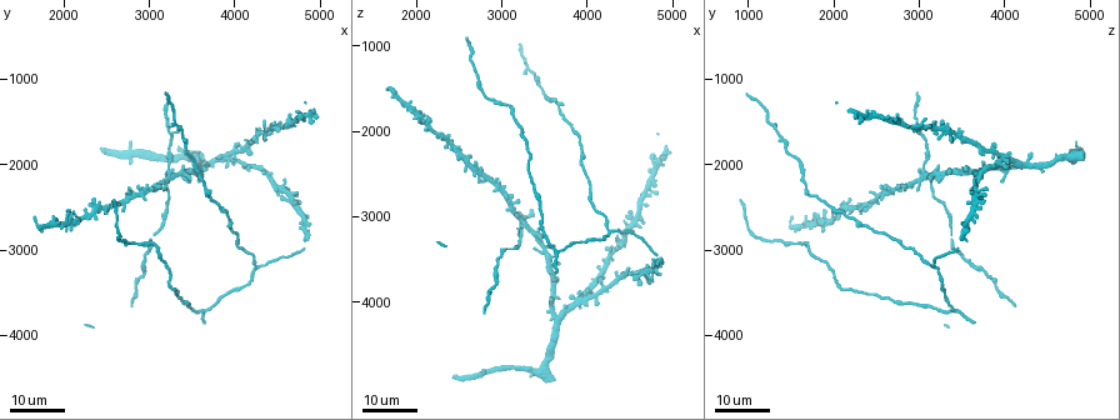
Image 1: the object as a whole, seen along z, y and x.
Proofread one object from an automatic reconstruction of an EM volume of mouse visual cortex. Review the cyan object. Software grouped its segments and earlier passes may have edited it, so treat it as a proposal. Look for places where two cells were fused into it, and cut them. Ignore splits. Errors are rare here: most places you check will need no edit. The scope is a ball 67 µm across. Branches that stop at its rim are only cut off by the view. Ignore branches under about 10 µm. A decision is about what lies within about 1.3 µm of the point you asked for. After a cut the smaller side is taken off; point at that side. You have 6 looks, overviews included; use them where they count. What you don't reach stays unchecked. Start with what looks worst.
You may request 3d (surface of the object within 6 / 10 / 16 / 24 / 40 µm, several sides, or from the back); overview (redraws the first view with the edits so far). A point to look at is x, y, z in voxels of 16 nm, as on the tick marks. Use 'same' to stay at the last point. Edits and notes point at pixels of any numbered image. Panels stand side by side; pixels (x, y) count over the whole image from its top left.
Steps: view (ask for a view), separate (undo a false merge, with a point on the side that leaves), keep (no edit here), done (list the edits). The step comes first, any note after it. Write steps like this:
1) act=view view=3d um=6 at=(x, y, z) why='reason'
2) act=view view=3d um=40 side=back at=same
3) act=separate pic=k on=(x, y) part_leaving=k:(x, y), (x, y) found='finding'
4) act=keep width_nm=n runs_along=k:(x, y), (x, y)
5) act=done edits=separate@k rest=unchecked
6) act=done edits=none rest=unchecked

act=view view=3d um=16 at=(4250, 3200, 3150) why='branch point'

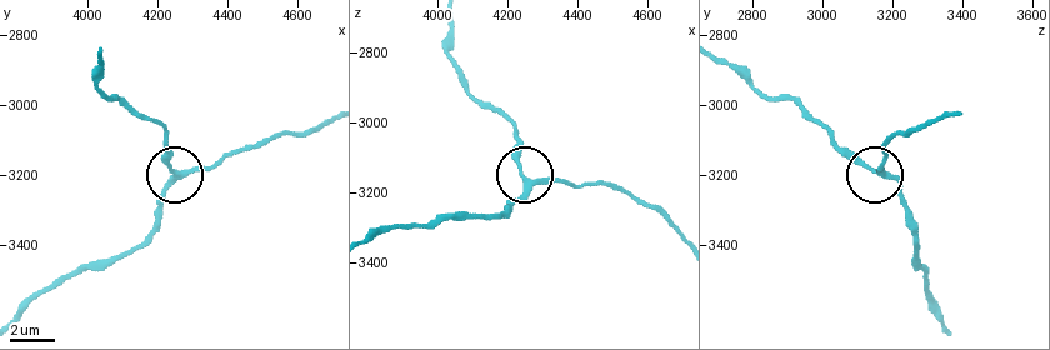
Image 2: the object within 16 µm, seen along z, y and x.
act=view view=3d um=10 at=(4260, 3200, 3180) why='closer look'

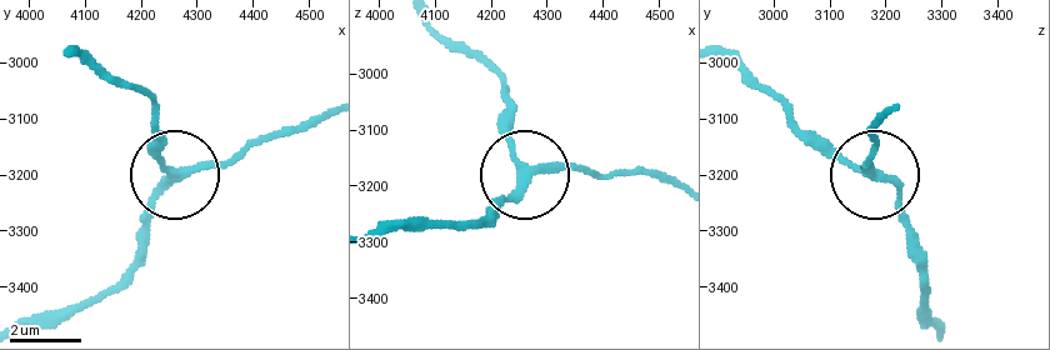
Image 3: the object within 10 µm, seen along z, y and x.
act=keep arms=3 runs_along=3:(325, 114), (228, 161), (176, 170), (159, 155), (155, 123) found='continuous, no second cell'

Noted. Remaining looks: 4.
act=view view=3d um=24 at=(3200, 2150, 3050) why='three arms meet'

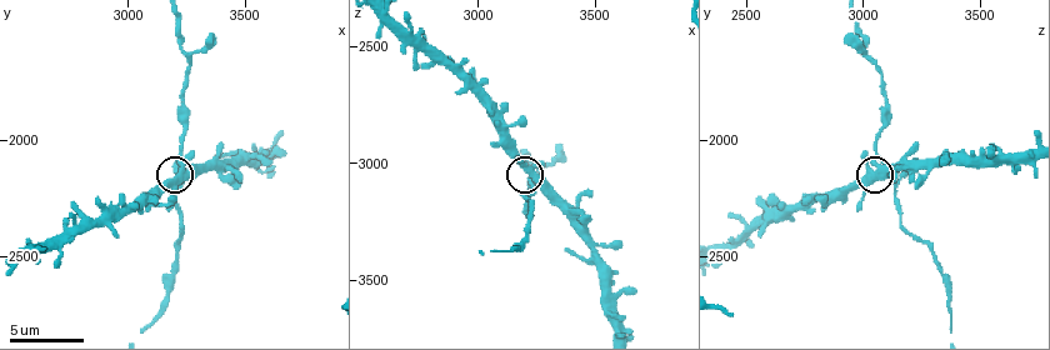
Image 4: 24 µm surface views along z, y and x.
act=view view=3d um=6 at=(3230, 2110, 3020) why='closer look'

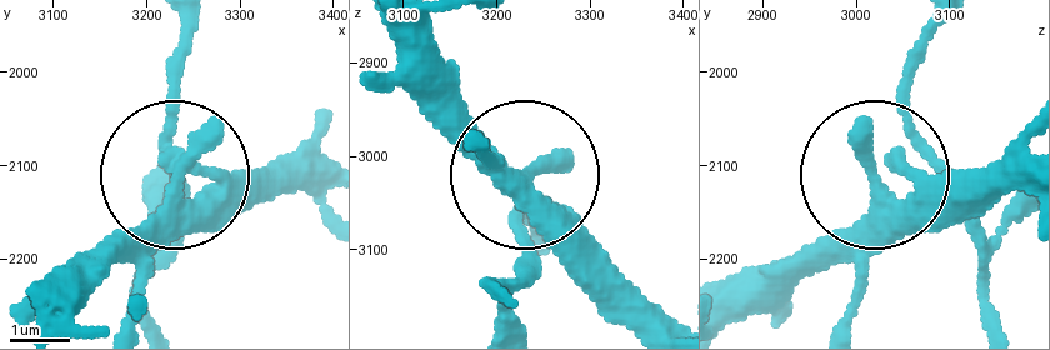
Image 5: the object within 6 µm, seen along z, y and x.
act=keep side_arm_um=17 arms=3 found='all the same cell'

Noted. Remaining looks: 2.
act=view view=3d um=16 at=(3900, 1900, 3950) why='small branch off a trunk'

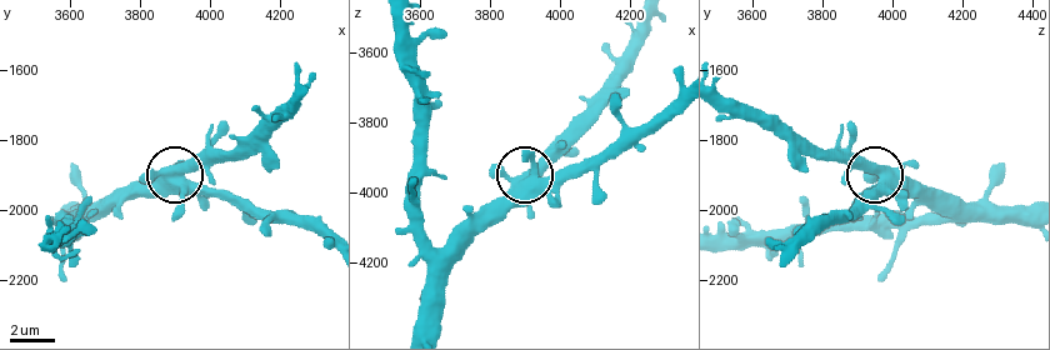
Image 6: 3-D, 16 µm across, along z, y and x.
act=view view=3d um=6 at=same

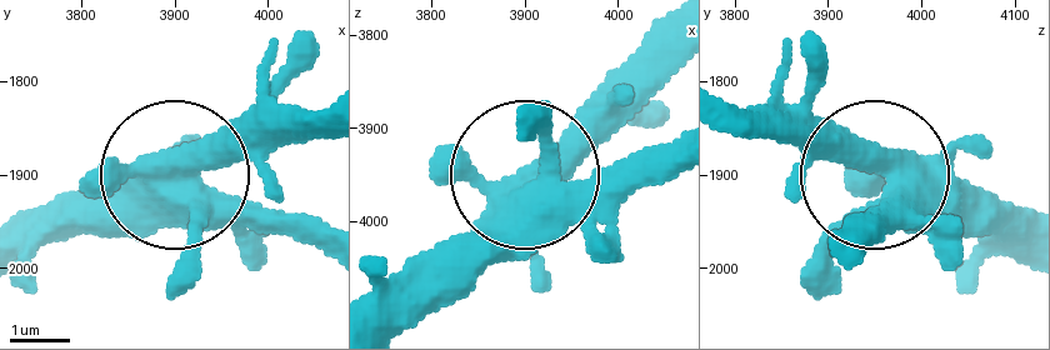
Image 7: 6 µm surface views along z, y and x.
act=keep width_nm=400 found='one cell here'

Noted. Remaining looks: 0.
act=done edits=none rest=unchecked

